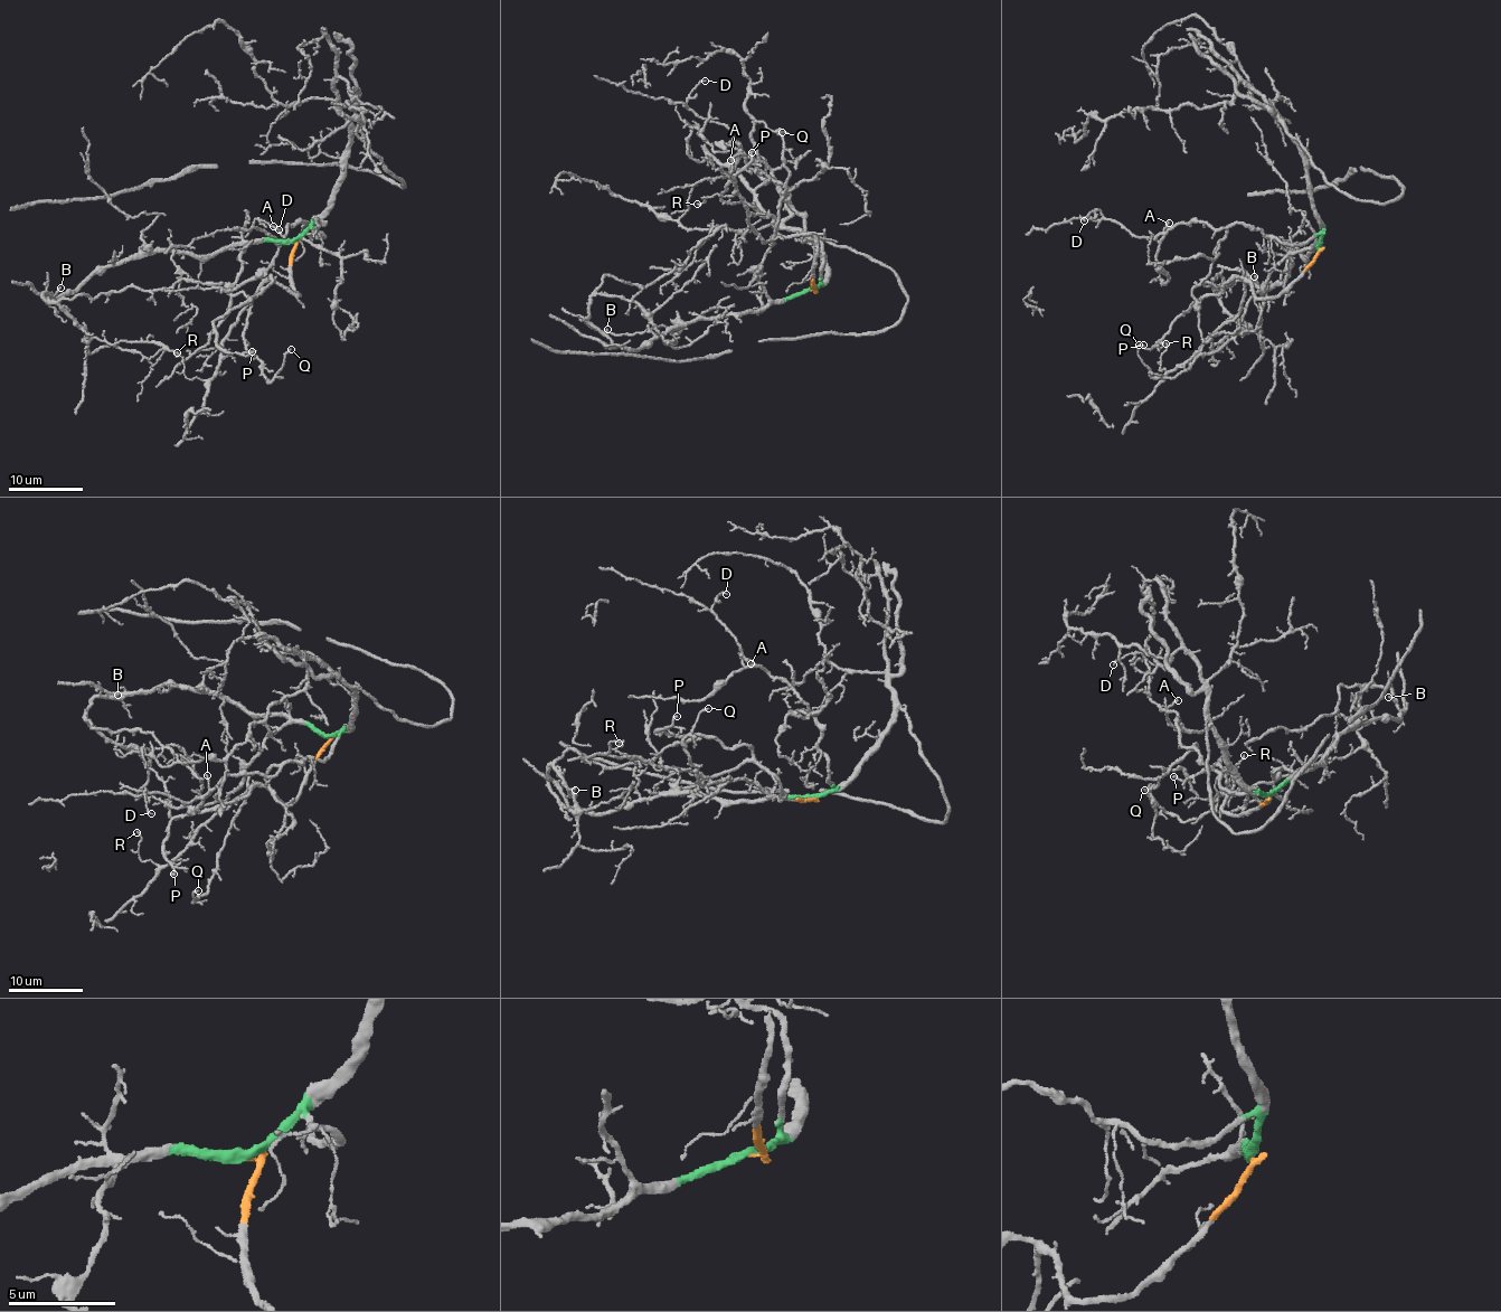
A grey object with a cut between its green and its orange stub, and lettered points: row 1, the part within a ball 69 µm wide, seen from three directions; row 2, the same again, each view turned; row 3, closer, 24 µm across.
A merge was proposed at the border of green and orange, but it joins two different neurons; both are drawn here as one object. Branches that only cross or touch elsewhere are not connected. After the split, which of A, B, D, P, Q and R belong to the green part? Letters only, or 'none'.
A, B, D, Q

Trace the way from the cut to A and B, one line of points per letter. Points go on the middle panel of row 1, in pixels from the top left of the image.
A: (810, 291), (820, 282), (821, 243), (806, 234), (787, 189), (747, 163), (742, 151), (729, 160)
B: (810, 291), (766, 303), (757, 311), (679, 322), (643, 341), (635, 350), (616, 347), (607, 338), (606, 328)

